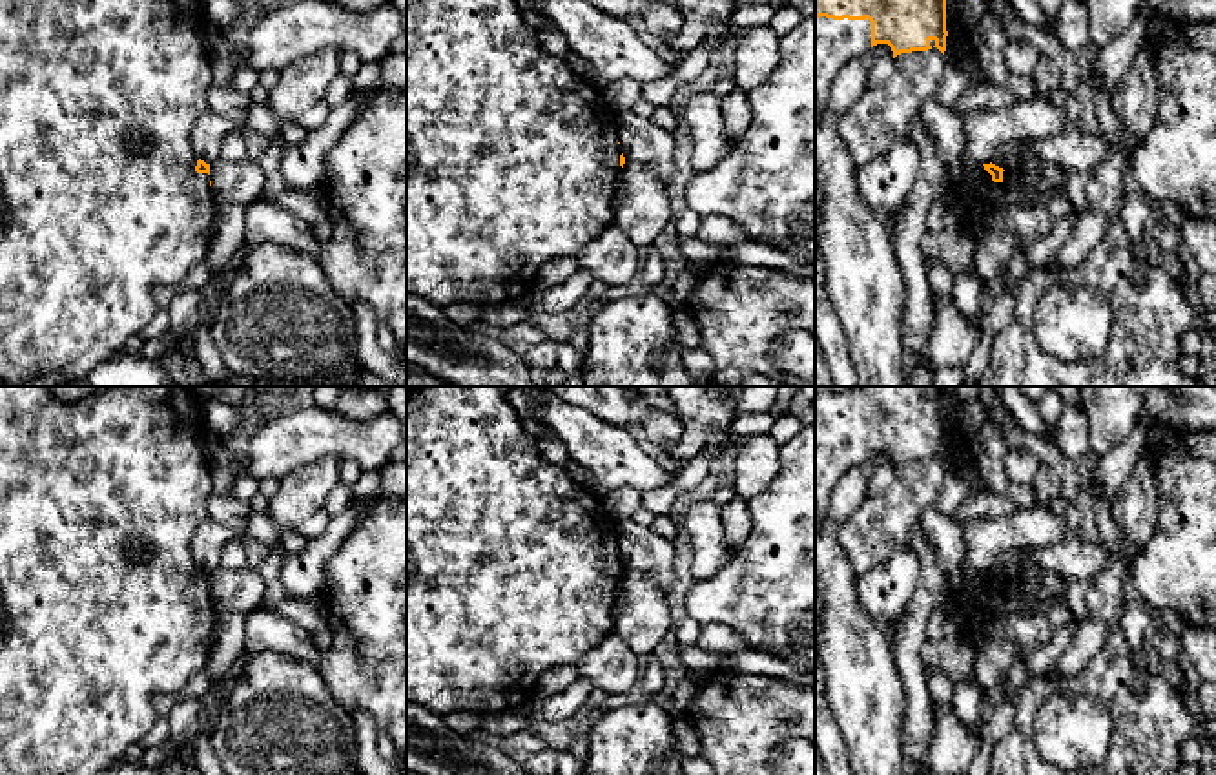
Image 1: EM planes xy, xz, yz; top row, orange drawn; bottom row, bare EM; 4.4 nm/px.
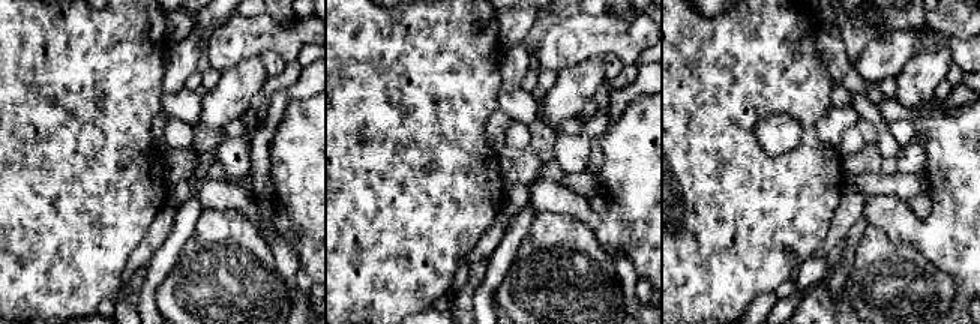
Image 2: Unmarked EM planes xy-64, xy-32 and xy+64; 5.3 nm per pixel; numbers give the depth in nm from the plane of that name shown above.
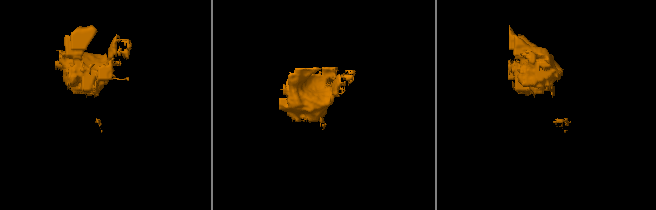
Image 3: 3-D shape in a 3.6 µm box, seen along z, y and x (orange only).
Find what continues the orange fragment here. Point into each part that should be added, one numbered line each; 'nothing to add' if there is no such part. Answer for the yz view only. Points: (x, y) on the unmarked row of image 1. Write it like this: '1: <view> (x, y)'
1: yz (837, 451)

